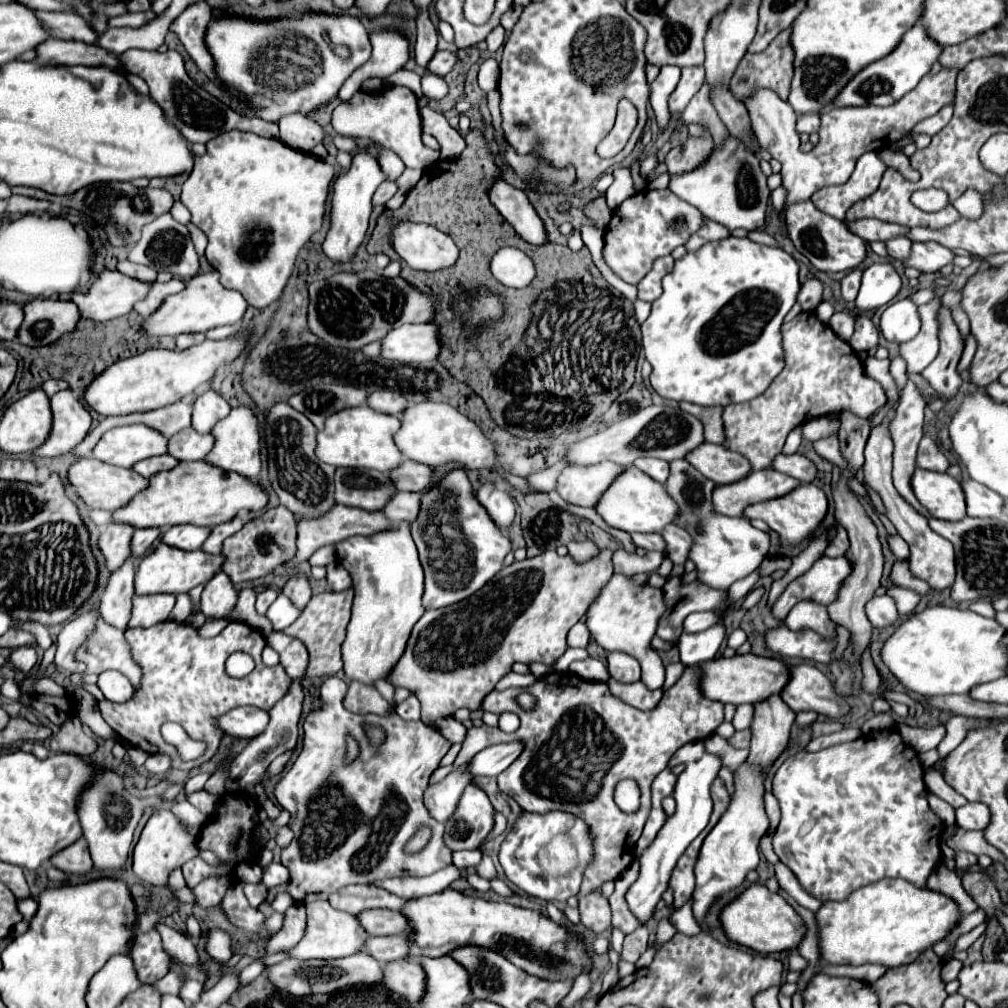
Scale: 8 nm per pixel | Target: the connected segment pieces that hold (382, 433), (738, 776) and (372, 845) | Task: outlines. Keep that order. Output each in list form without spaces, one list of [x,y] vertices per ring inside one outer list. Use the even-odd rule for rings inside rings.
[[[369,406],[347,408],[327,418],[325,430],[317,434],[317,454],[323,462],[345,468],[373,468],[379,472],[391,472],[399,462],[403,462],[403,454],[395,446],[395,430],[399,430],[399,418],[389,416]]]
[[[741,764],[735,772],[735,796],[727,808],[727,812],[721,816],[717,826],[707,834],[699,860],[695,864],[695,892],[691,896],[693,902],[693,916],[701,924],[707,916],[707,910],[713,906],[717,896],[723,896],[735,888],[739,888],[747,876],[749,870],[755,870],[759,864],[759,840],[769,828],[769,818],[765,814],[763,806],[763,776],[755,766]]]
[[[329,676],[323,680],[319,688],[319,696],[327,706],[319,712],[311,712],[303,724],[303,748],[295,758],[289,772],[281,774],[279,782],[273,788],[273,796],[277,804],[291,812],[289,828],[295,832],[293,842],[281,852],[281,864],[289,868],[291,880],[281,888],[273,888],[267,894],[267,902],[273,900],[277,892],[289,892],[295,902],[309,902],[307,896],[319,894],[327,898],[329,894],[337,892],[347,884],[367,884],[381,878],[395,878],[395,876],[429,876],[445,866],[451,864],[451,850],[445,846],[425,846],[421,852],[407,854],[403,848],[415,836],[415,832],[423,826],[433,830],[433,838],[443,838],[445,826],[435,822],[429,816],[429,810],[423,804],[423,792],[429,786],[429,776],[439,766],[439,760],[451,748],[451,742],[445,740],[437,728],[419,722],[405,722],[397,714],[391,716],[375,716],[375,714],[351,714],[343,708],[341,700],[345,696],[347,684],[343,678]],[[365,726],[379,726],[385,730],[385,740],[375,746],[367,738]],[[351,734],[359,740],[361,754],[353,764],[345,764],[345,736]]]

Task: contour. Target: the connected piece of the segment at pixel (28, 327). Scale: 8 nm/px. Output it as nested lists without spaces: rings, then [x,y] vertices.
[[[31,300],[25,308],[25,320],[19,328],[19,342],[27,346],[47,346],[57,342],[63,334],[69,334],[77,328],[77,322],[81,318],[79,308],[71,300]]]

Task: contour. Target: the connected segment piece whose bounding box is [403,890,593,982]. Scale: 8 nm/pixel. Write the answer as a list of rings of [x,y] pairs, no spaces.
[[[443,890],[439,894],[409,900],[403,914],[413,928],[413,956],[421,954],[437,958],[457,950],[459,946],[483,946],[503,954],[503,958],[521,970],[527,970],[527,974],[551,978],[551,982],[563,978],[575,980],[593,968],[593,956],[581,934],[553,922],[537,910],[519,908],[509,902],[487,902],[483,898],[465,896],[457,890]]]

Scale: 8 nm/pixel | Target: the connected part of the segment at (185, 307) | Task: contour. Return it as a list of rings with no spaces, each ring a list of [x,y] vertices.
[[[201,272],[187,282],[187,288],[179,294],[169,296],[161,308],[143,322],[143,328],[149,336],[177,336],[185,332],[207,332],[215,326],[241,324],[241,318],[247,310],[247,300],[237,290],[227,290],[219,282],[219,272]]]

